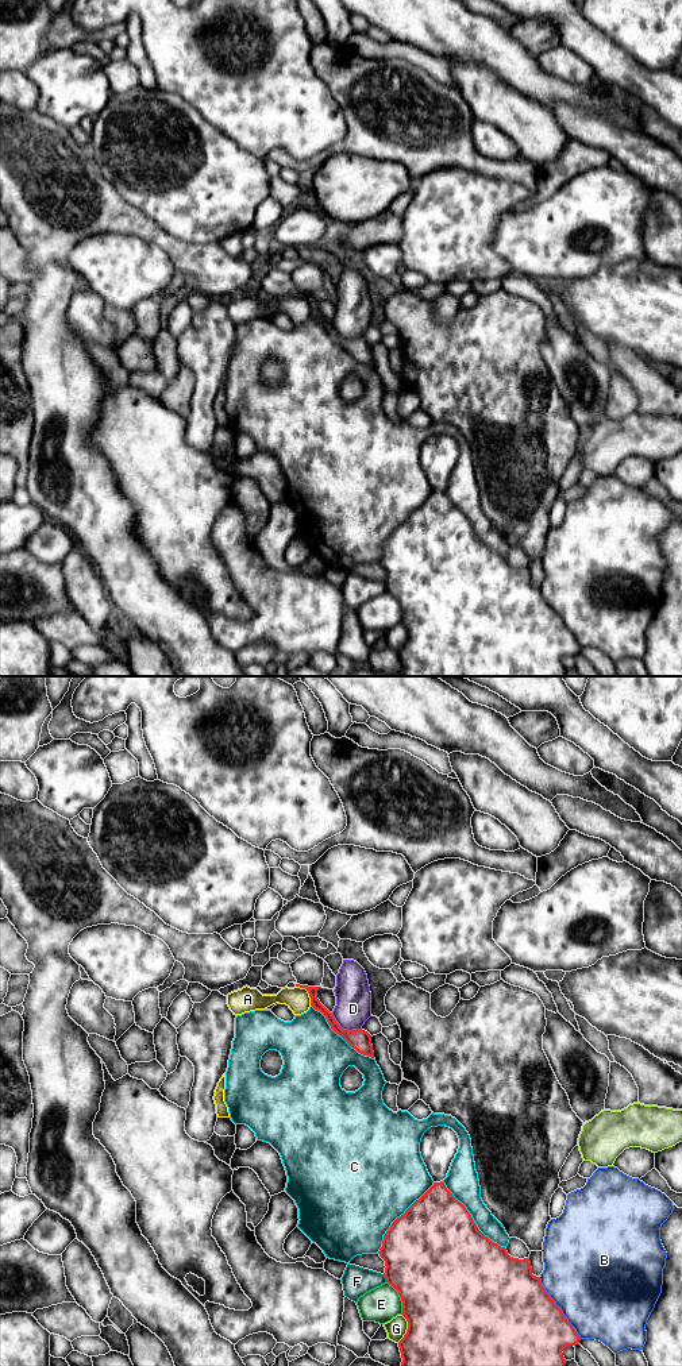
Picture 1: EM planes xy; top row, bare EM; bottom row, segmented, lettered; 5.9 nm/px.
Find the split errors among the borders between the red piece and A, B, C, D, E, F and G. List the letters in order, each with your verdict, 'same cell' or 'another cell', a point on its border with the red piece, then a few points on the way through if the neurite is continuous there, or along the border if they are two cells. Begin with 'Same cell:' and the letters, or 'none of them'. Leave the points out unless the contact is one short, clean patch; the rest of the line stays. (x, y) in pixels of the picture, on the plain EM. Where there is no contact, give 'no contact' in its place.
Same cell: none of them
A: another cell | xy (308, 301) | along xy (296, 294), (307, 300), (311, 313)
B: another cell | xy (559, 617)
C: another cell | xy (471, 527)
D: another cell | xy (345, 339)
E: another cell | xy (400, 605)
F: another cell | xy (385, 586)
G: another cell | xy (408, 637)

